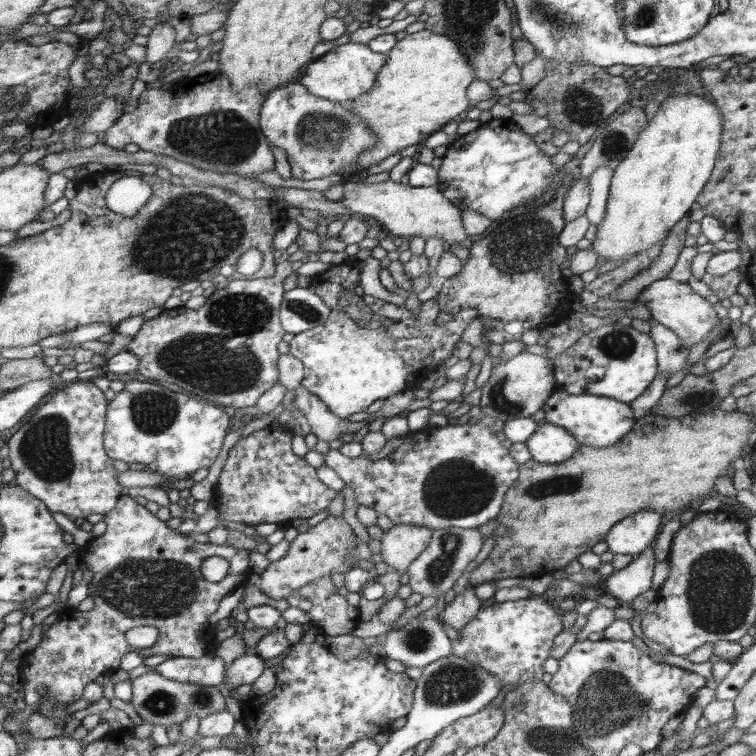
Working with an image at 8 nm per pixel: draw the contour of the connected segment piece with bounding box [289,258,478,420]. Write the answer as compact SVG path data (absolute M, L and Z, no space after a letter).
M349 258L348 262L332 265L330 270L312 278L308 287L318 293L332 311L324 323L300 332L289 342L289 353L304 365L305 378L301 387L320 398L332 413L343 420L348 420L350 415L359 413L360 410L367 410L376 400L399 394L420 378L424 381L428 372L436 371L444 365L444 360L447 361L452 356L454 344L460 340L460 334L478 317L478 309L466 307L452 316L454 319L439 325L436 324L436 318L440 314L438 299L422 302L418 308L420 311L414 312L414 308L406 308L406 303L394 304L388 300L369 298L359 283L360 266L362 260Z

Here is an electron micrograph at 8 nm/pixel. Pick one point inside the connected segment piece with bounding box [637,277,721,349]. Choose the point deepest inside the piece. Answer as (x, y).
(672, 303)

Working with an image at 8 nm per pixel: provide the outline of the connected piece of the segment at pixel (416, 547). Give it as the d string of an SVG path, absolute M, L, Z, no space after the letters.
M395 523L380 540L382 560L402 572L430 546L433 530L414 524Z

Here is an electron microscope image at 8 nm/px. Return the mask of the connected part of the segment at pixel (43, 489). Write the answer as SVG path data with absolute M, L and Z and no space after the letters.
M76 380L64 390L56 392L36 410L30 421L8 440L10 467L16 472L14 482L44 501L51 512L62 513L72 520L87 519L91 514L106 515L114 511L121 499L123 486L118 481L118 474L104 446L104 420L108 420L106 398L93 382Z

